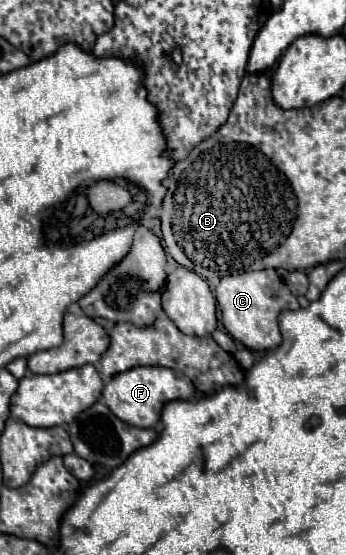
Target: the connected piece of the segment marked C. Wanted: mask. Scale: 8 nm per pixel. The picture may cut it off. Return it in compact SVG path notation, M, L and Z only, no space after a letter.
M274 269L224 277L216 287L216 299L222 311L222 325L226 327L226 331L252 351L266 351L270 347L278 347L278 343L282 343L278 331L280 311L298 309L296 297L290 293L286 283L278 277Z

